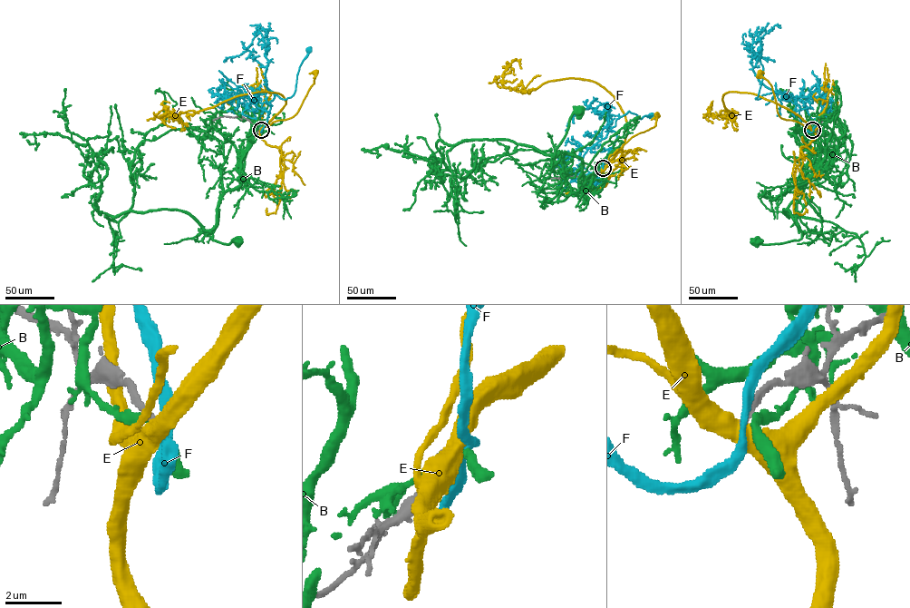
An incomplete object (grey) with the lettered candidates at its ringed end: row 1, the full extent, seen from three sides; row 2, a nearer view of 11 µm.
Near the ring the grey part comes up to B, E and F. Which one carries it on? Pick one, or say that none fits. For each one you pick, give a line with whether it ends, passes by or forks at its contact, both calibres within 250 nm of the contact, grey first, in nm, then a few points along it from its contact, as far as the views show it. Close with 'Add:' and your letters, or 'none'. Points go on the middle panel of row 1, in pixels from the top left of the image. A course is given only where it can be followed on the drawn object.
Add: none

